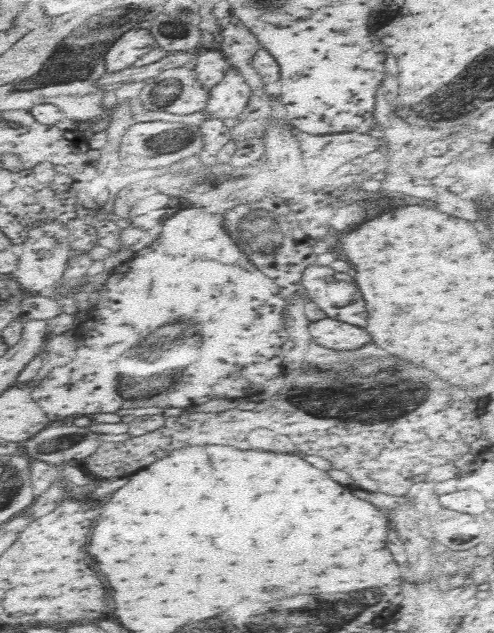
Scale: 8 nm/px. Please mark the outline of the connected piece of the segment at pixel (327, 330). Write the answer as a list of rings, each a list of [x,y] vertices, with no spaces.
[[[330,318],[312,322],[308,328],[312,342],[332,351],[359,350],[366,348],[372,342],[368,330],[364,330],[364,327],[349,325]]]

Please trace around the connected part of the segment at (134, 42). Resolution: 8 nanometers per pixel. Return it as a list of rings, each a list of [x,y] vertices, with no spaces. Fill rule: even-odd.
[[[128,30],[105,50],[105,70],[112,74],[132,68],[146,52],[159,50],[156,46],[158,44],[148,30]]]

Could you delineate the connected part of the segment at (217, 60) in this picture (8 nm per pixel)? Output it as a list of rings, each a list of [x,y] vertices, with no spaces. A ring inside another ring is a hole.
[[[208,48],[208,52],[200,50],[191,56],[188,62],[196,72],[197,80],[208,90],[214,88],[232,68],[219,49],[213,48]]]

